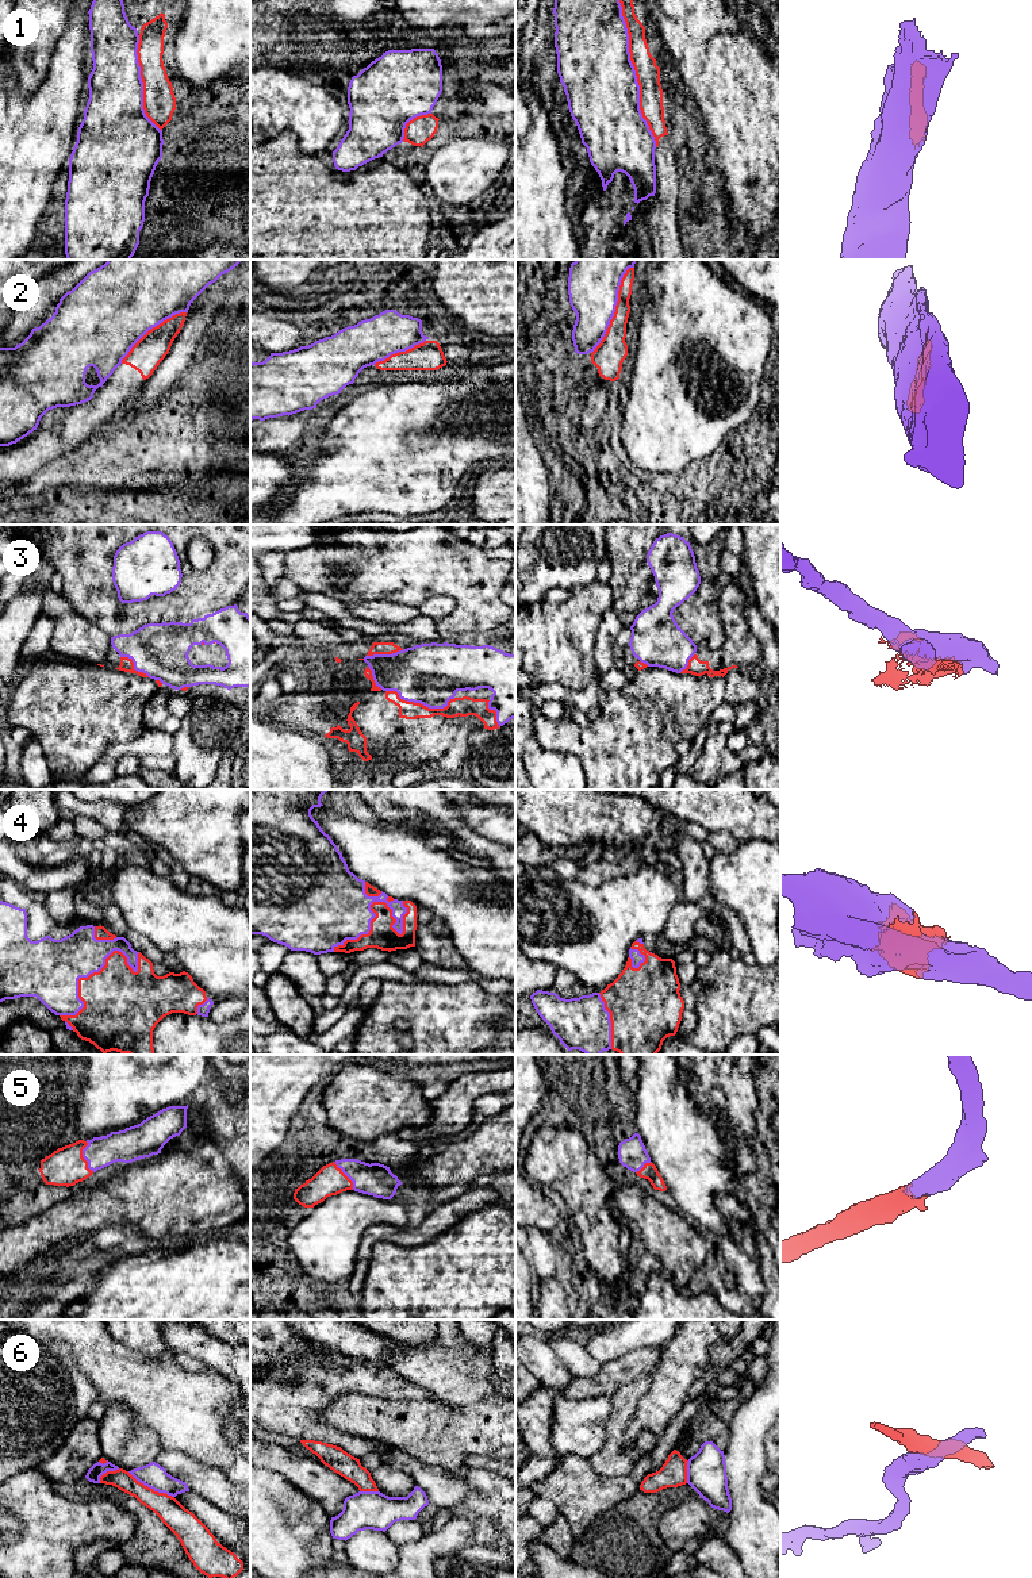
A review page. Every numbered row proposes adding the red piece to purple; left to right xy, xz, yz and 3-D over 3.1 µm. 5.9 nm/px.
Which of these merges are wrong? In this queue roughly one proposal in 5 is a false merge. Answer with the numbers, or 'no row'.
1, 2, 6

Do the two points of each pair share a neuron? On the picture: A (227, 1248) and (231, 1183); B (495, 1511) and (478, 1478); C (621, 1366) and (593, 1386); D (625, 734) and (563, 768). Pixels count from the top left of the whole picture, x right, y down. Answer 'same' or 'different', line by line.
A: different
B: same
C: same
D: different

